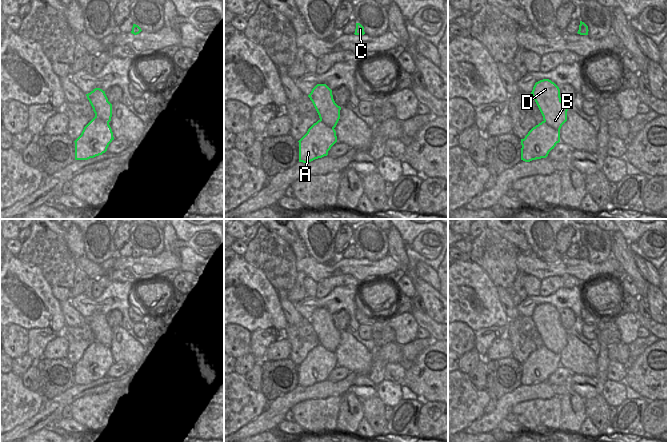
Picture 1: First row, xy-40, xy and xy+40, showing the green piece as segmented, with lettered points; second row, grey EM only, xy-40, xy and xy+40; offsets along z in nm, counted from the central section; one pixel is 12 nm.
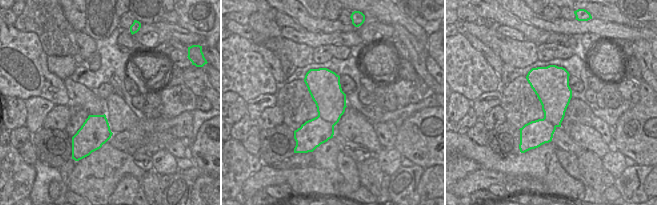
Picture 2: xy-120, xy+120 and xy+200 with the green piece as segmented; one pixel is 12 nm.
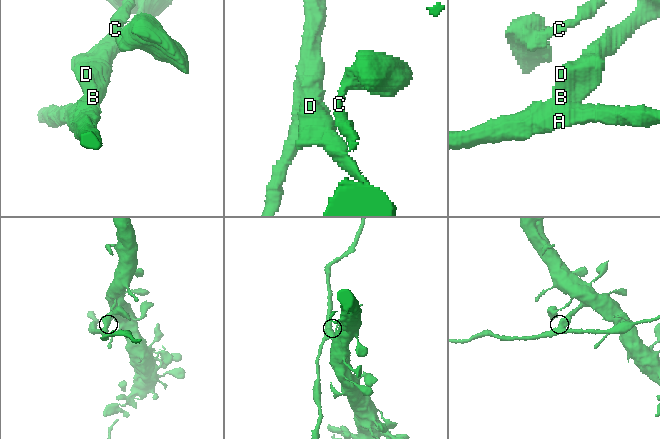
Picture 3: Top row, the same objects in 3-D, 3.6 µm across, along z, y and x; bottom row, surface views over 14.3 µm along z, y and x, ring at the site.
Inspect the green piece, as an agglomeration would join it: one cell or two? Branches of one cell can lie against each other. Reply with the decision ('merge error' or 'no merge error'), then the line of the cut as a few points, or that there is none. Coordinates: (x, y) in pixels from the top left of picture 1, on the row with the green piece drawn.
merge error | xy+40 (544, 120), (559, 131)

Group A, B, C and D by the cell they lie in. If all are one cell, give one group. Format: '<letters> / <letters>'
A / B C D

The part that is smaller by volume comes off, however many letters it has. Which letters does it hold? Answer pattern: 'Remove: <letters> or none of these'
Remove: A

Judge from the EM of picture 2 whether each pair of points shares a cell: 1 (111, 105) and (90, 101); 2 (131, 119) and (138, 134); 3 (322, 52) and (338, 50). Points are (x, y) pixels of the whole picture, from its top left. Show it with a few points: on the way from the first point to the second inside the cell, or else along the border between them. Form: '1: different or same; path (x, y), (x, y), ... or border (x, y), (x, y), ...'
1: different; border (102, 100), (105, 113)
2: different; border (139, 119), (134, 126), (113, 133)
3: same; path (326, 52), (334, 51)

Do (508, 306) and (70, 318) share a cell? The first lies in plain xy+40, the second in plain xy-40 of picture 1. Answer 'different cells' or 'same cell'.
same cell

